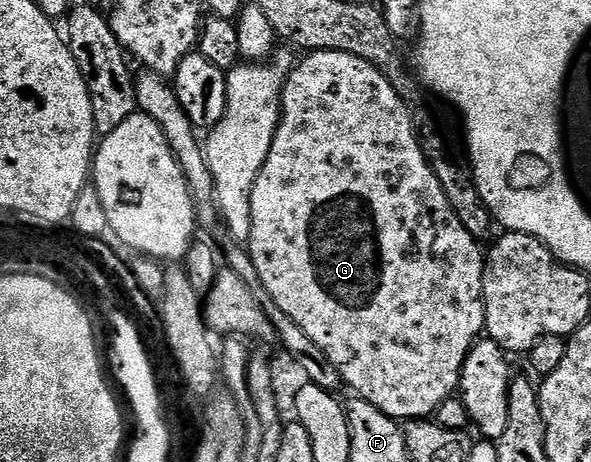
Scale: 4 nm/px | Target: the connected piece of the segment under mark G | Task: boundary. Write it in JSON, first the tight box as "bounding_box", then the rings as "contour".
{"bounding_box":[246,50,485,420],"contour":[[[313,50],[305,53],[300,63],[291,67],[288,78],[284,82],[284,96],[282,99],[282,109],[280,111],[280,123],[276,129],[274,140],[270,144],[270,156],[266,156],[266,160],[262,164],[262,168],[258,172],[258,176],[254,180],[254,188],[250,196],[250,220],[252,227],[250,228],[250,236],[246,243],[246,249],[250,257],[254,260],[254,268],[258,268],[258,276],[260,282],[264,286],[264,294],[272,297],[272,306],[282,311],[286,316],[290,316],[290,320],[294,320],[294,324],[298,324],[298,328],[302,328],[302,332],[306,332],[306,336],[310,336],[310,340],[314,340],[314,344],[318,344],[318,348],[322,348],[322,352],[326,352],[326,356],[330,360],[330,364],[334,364],[334,368],[338,368],[340,377],[345,387],[356,390],[359,397],[369,401],[370,404],[380,409],[386,416],[395,420],[428,420],[437,413],[437,410],[448,398],[453,397],[460,388],[460,374],[464,371],[464,365],[468,359],[468,353],[471,352],[473,346],[476,345],[478,339],[485,333],[484,328],[484,259],[485,251],[480,251],[481,243],[474,237],[470,236],[470,232],[466,232],[466,228],[462,228],[462,220],[458,220],[458,216],[454,212],[454,208],[450,208],[450,200],[446,200],[446,192],[442,192],[442,184],[438,180],[438,176],[434,172],[432,165],[426,160],[426,156],[420,147],[420,138],[416,134],[416,129],[412,123],[412,112],[408,109],[403,100],[398,96],[398,92],[394,92],[394,88],[390,84],[390,80],[386,76],[382,76],[382,72],[378,72],[378,68],[374,68],[374,64],[370,64],[366,60],[362,60],[358,56],[354,56],[350,52],[342,52],[341,50]]]}

